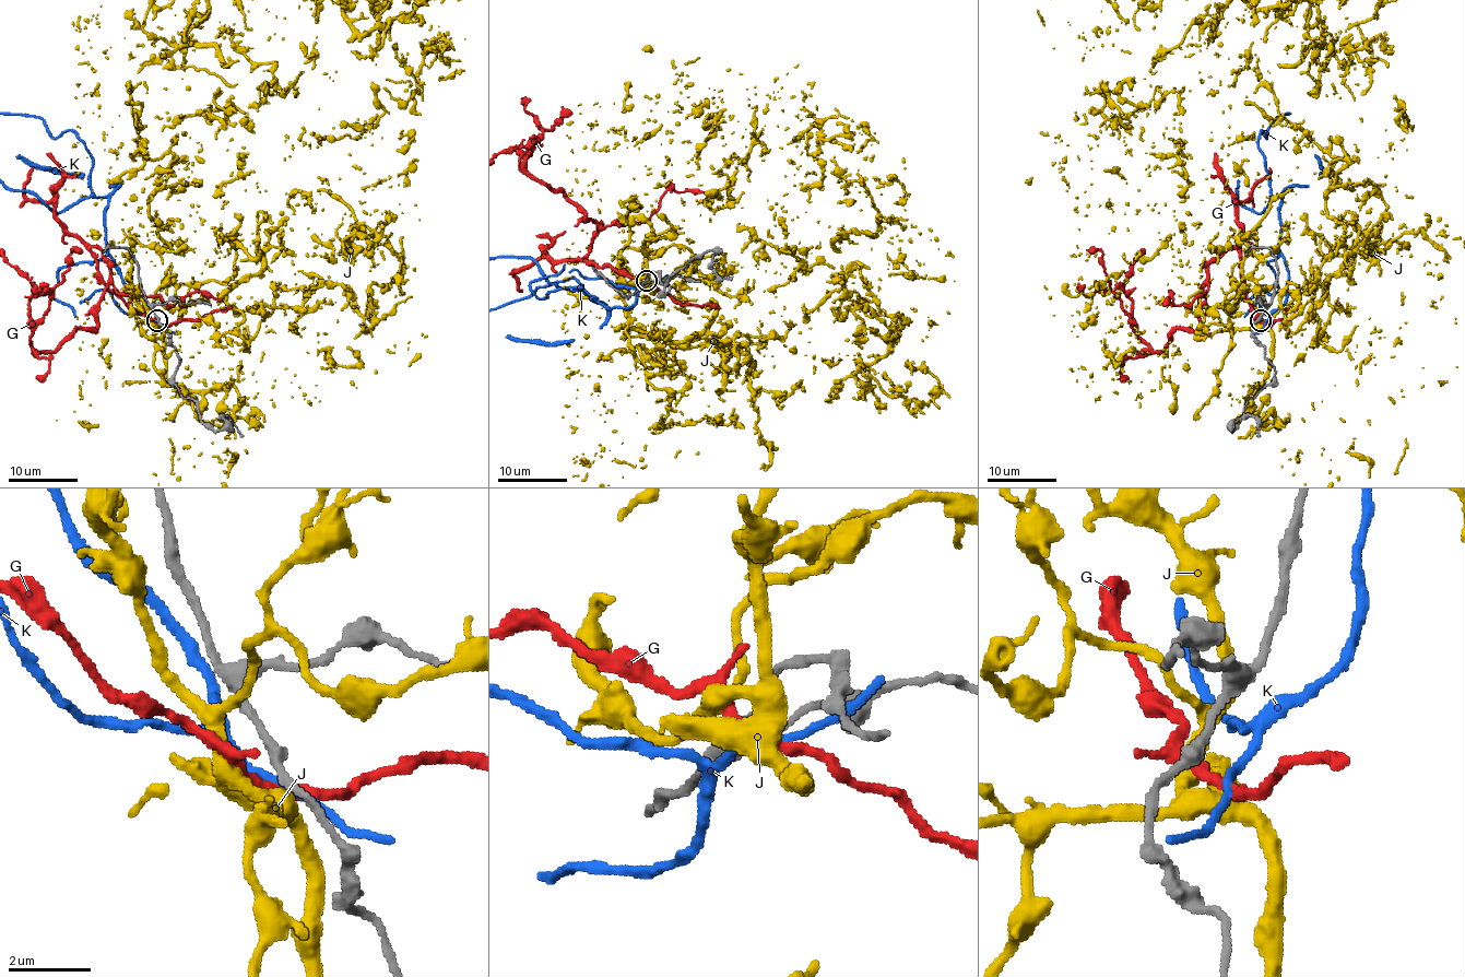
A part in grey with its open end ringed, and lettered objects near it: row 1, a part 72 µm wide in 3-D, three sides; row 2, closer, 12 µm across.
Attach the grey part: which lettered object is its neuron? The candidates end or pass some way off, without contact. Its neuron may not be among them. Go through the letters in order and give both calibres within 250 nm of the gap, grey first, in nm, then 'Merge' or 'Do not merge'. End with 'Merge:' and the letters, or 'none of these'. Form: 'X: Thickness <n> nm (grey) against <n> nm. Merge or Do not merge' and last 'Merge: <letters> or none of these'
G: Thickness 240 nm (grey) against 240 nm. Merge
J: Thickness 240 nm (grey) against 550 nm. Do not merge
K: Thickness 240 nm (grey) against 170 nm. Do not merge
Merge: G

